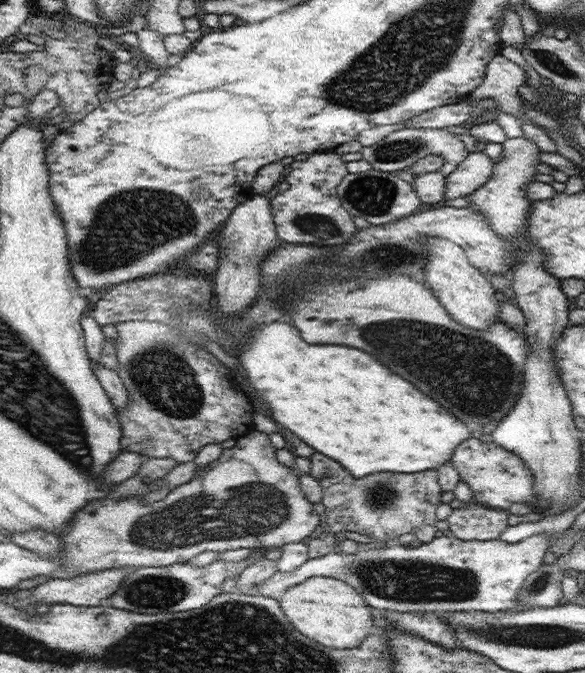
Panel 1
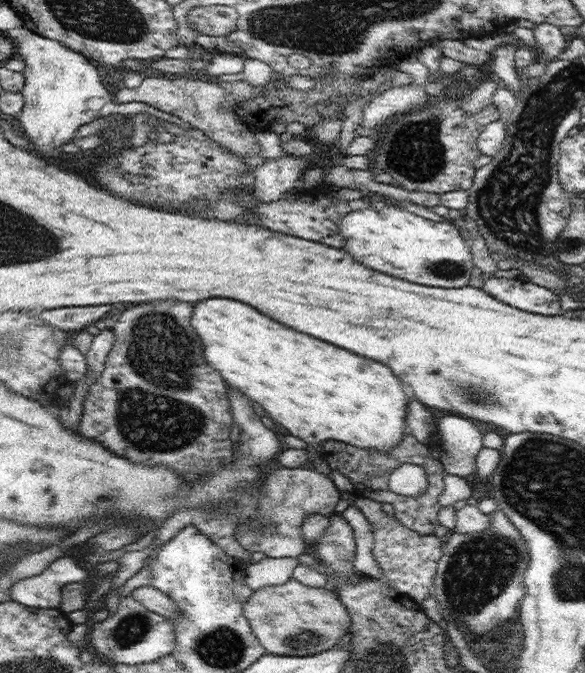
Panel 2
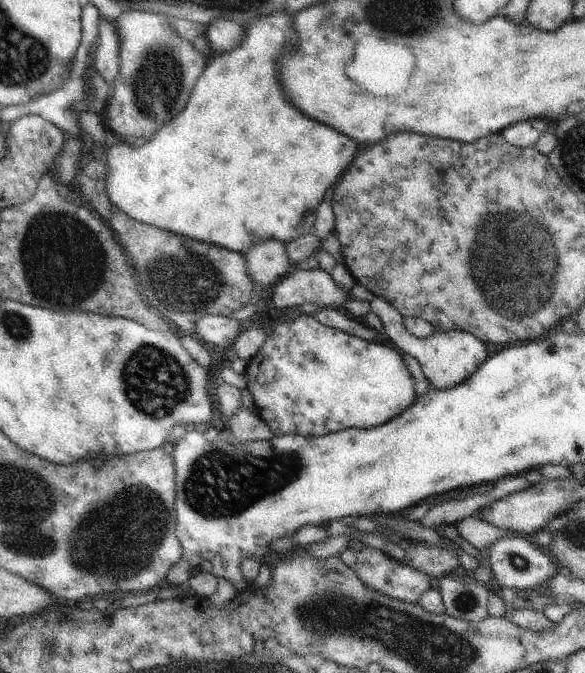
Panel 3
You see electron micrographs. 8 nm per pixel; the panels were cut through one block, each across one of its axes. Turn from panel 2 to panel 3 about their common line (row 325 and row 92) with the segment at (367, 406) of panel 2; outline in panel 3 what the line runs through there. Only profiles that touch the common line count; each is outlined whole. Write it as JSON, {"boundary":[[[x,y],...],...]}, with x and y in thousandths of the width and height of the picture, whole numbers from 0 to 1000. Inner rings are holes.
{"boundary":[[[475,18],[472,24],[458,24],[448,33],[438,33],[424,48],[421,56],[414,62],[410,71],[403,71],[393,80],[379,80],[369,89],[359,92],[359,98],[352,101],[352,107],[338,116],[328,146],[321,152],[321,158],[315,160],[315,166],[297,175],[291,184],[284,184],[260,208],[255,208],[244,217],[224,217],[217,212],[202,212],[179,221],[181,250],[185,250],[185,267],[181,267],[181,282],[185,282],[185,294],[195,303],[197,309],[214,315],[222,324],[246,330],[250,333],[297,345],[297,348],[311,348],[325,357],[338,357],[338,360],[356,360],[356,363],[369,363],[400,374],[422,376],[429,367],[448,363],[462,354],[479,357],[479,360],[494,361],[509,351],[520,351],[523,345],[535,342],[540,327],[540,309],[550,300],[550,291],[561,279],[569,279],[579,264],[590,257],[591,250],[609,232],[609,211],[598,208],[595,202],[571,196],[564,187],[547,184],[530,178],[526,172],[516,172],[513,166],[506,166],[506,160],[482,143],[482,131],[475,125],[472,116],[472,89],[485,74],[485,59],[489,65],[499,62],[503,45],[499,45],[499,33],[496,24],[489,18]]]}

